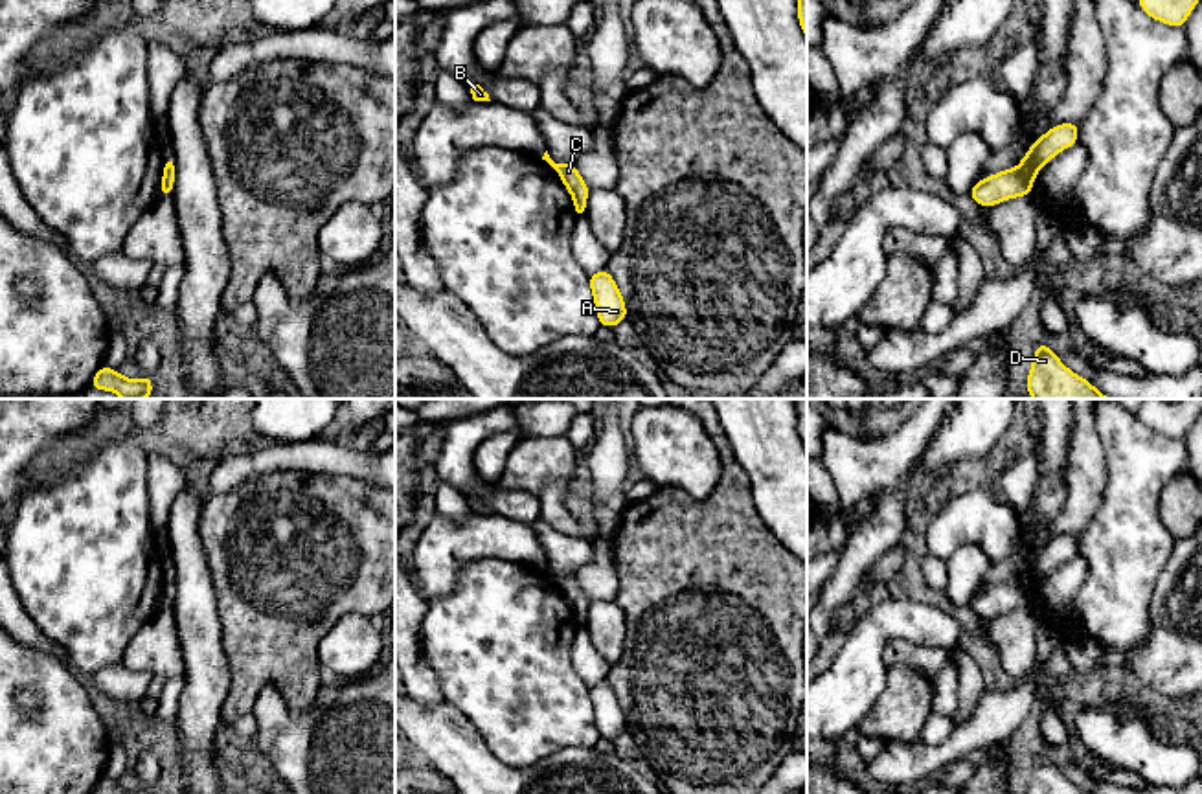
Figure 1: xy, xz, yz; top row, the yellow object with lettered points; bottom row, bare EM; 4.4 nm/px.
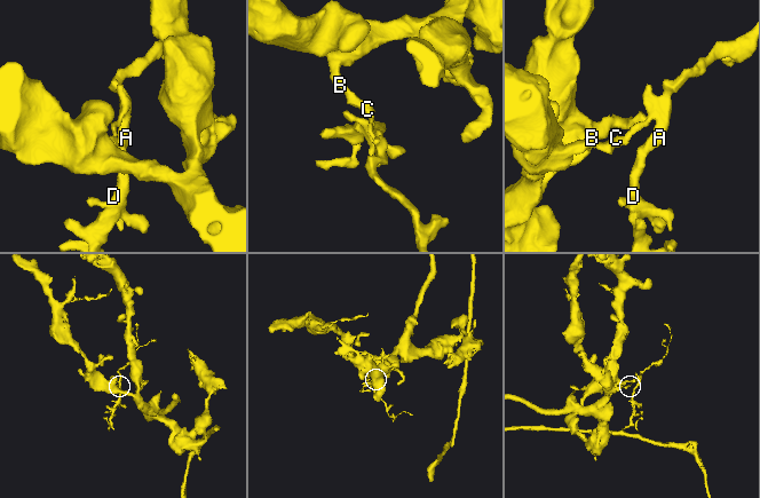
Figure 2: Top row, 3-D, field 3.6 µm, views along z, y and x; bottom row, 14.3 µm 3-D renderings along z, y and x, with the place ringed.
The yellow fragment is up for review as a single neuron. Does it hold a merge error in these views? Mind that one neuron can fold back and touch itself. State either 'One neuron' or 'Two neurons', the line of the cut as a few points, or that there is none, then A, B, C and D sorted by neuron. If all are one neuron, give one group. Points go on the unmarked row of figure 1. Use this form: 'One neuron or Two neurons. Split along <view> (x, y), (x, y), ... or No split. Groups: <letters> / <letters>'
Two neurons. Split along yz (1017, 578), (1031, 594). Groups: A D / B C

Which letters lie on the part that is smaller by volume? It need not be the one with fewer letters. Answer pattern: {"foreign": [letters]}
{"foreign": ["A", "D"]}

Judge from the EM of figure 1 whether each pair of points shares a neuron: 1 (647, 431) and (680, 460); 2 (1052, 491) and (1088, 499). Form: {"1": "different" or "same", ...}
{"1": "same", "2": "different"}

